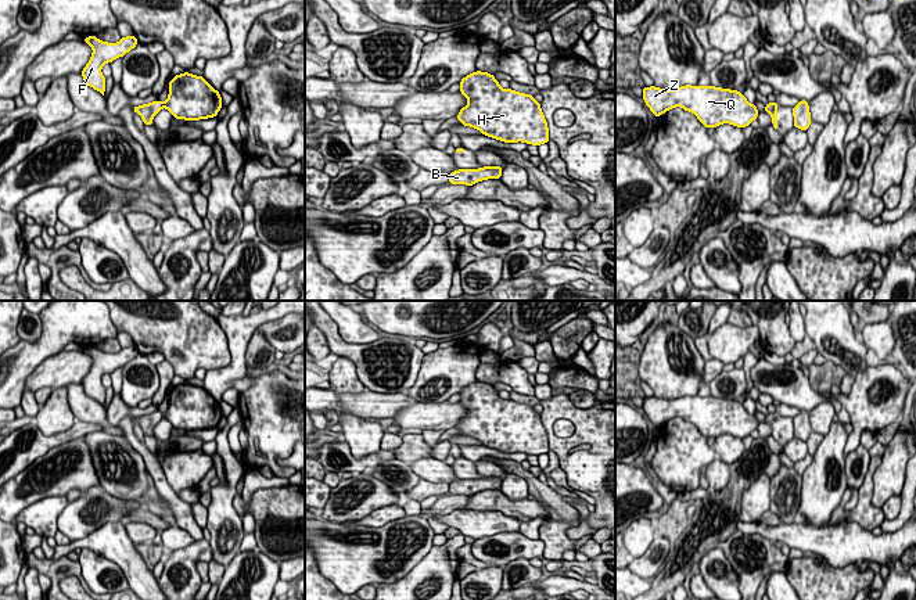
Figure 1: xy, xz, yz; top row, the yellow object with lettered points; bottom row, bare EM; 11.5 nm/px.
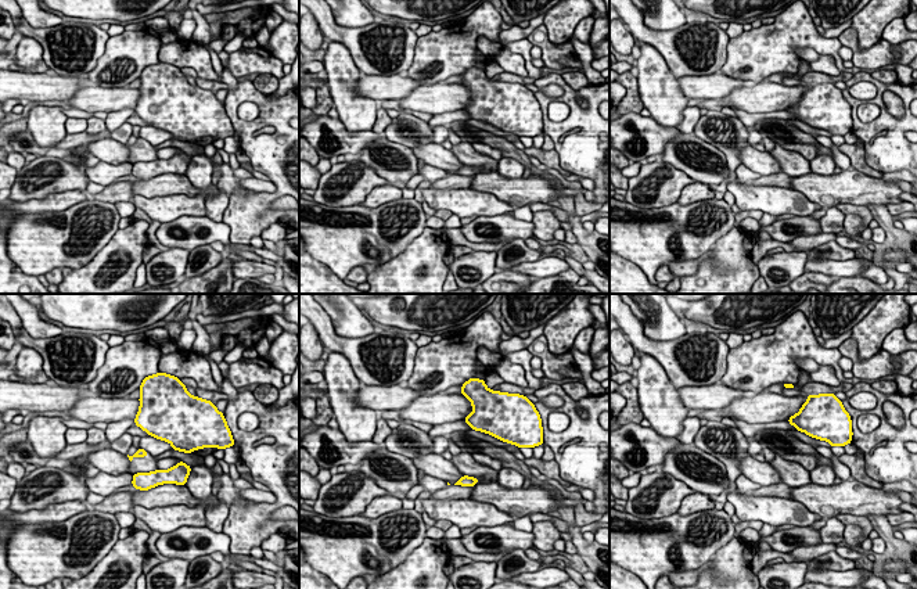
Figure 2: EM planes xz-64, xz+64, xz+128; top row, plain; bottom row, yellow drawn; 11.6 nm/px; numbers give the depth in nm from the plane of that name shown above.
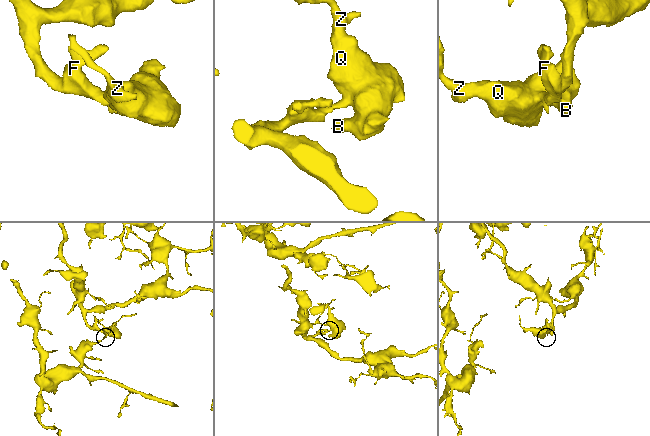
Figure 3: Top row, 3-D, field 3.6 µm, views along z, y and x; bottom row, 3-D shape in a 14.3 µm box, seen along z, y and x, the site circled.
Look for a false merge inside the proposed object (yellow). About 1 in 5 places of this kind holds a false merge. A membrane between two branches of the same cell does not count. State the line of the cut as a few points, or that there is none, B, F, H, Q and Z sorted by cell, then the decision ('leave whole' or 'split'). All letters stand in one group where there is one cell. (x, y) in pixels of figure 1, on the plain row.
no cut; B F H Q Z; leave whole

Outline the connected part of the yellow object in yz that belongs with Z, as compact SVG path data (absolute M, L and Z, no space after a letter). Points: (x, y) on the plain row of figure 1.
M655 396L643 398L643 410L654 424L660 427L675 417L693 423L708 439L722 434L746 438L758 428L755 414L750 414L737 400L714 396L680 396L673 400Z

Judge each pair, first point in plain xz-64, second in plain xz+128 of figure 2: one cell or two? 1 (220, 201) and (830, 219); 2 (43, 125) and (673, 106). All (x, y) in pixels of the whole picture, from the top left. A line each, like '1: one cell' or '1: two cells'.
1: one cell
2: one cell

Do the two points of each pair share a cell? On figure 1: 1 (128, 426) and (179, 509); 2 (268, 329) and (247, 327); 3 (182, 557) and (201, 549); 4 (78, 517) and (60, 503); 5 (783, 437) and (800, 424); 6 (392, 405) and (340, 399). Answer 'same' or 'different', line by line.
1: same
2: different
3: same
4: different
5: same
6: same

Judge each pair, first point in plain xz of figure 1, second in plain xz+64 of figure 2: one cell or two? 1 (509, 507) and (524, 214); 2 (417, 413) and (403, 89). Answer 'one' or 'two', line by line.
1: two
2: two

